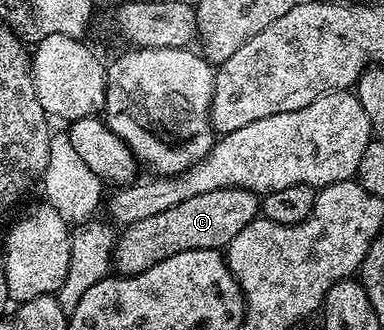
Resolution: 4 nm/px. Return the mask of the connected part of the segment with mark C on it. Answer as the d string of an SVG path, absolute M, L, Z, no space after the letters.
M239 186L224 190L201 192L168 210L157 212L155 216L145 216L143 220L130 222L115 239L113 270L116 275L140 274L177 252L190 250L222 251L241 228L245 228L261 214L260 195Z

